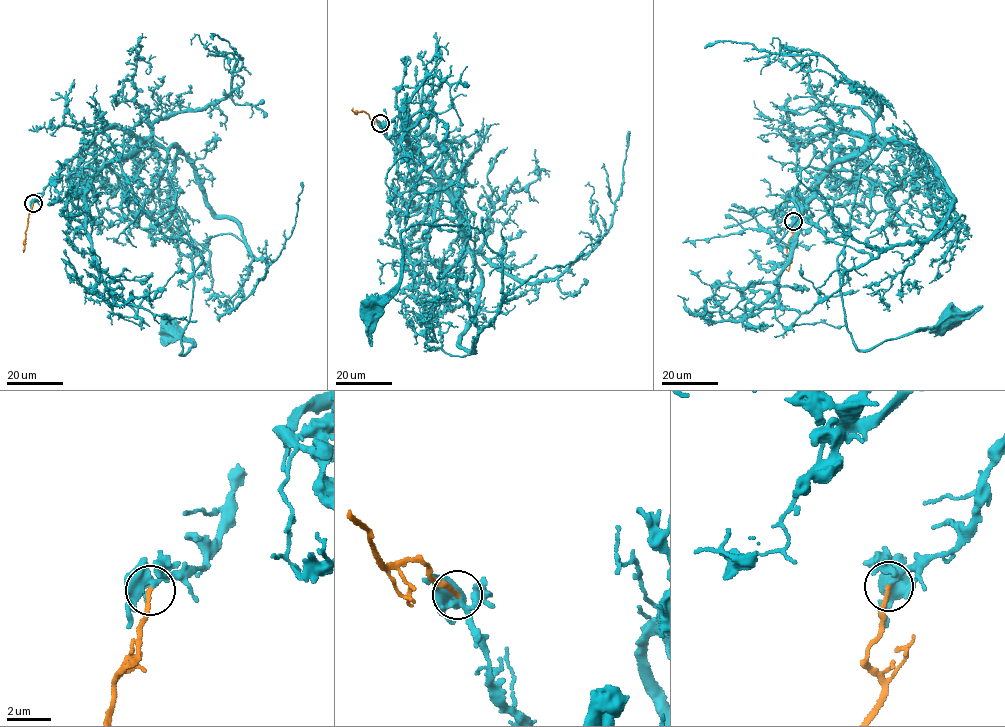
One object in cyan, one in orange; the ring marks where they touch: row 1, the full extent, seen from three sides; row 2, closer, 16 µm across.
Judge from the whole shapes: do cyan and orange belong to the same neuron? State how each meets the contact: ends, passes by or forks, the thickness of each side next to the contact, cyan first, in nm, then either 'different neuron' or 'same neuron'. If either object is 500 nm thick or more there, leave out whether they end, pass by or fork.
cyan forks; orange ends; calibres 280 and 200 nm; same neuron

